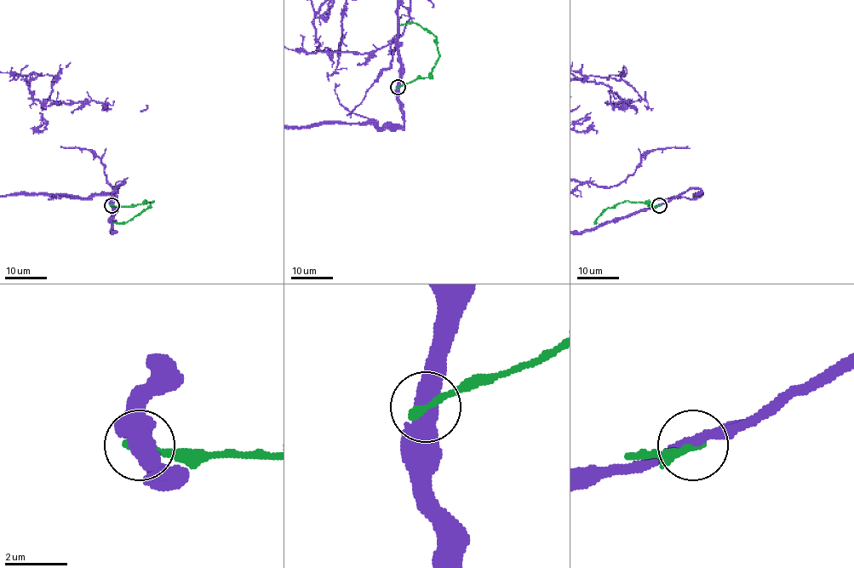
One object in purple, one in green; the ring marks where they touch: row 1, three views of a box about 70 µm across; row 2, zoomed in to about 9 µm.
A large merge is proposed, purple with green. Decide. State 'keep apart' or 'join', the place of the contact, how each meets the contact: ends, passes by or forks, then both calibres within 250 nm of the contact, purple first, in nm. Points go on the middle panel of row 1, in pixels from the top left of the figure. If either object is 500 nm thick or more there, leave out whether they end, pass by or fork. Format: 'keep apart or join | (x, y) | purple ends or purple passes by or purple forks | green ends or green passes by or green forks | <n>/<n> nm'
keep apart | (398, 87) | purple passes by | green ends | 440/280 nm

